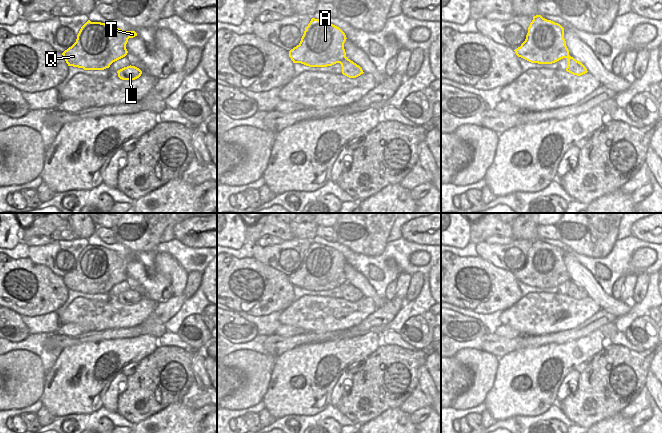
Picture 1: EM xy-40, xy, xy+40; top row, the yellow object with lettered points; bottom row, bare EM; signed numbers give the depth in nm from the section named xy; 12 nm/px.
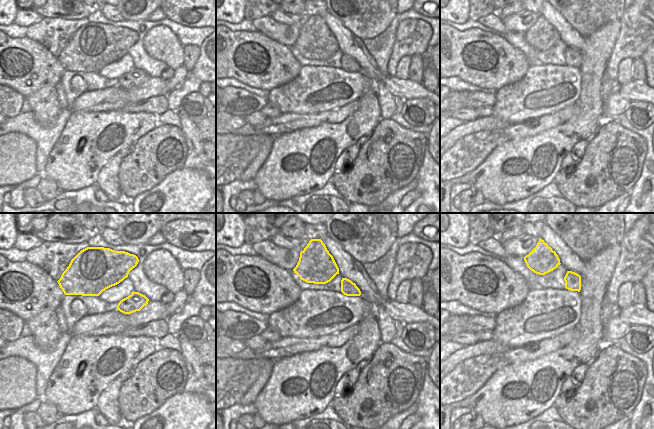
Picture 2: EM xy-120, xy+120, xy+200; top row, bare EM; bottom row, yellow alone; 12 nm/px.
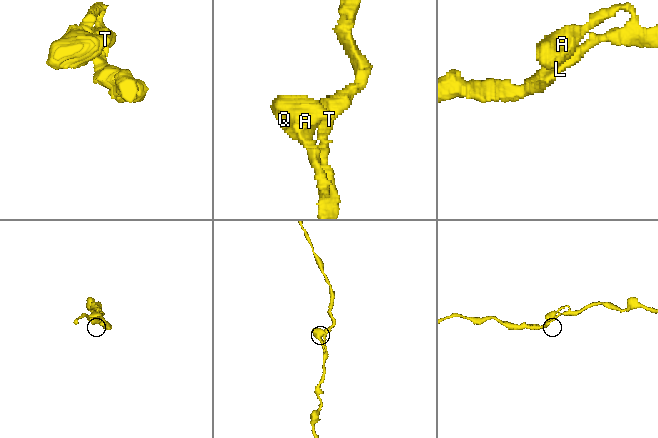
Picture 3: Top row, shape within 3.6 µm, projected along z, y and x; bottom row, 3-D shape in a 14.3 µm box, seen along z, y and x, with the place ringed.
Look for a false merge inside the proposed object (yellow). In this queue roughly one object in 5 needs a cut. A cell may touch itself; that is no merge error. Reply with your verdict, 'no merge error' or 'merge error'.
no merge error

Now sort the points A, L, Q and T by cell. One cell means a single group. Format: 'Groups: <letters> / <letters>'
Groups: A L Q T.

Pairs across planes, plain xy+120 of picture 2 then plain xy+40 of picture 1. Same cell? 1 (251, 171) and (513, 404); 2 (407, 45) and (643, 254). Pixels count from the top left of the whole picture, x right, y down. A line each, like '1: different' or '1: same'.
1: different
2: same

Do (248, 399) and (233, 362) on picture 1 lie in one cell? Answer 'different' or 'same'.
same

